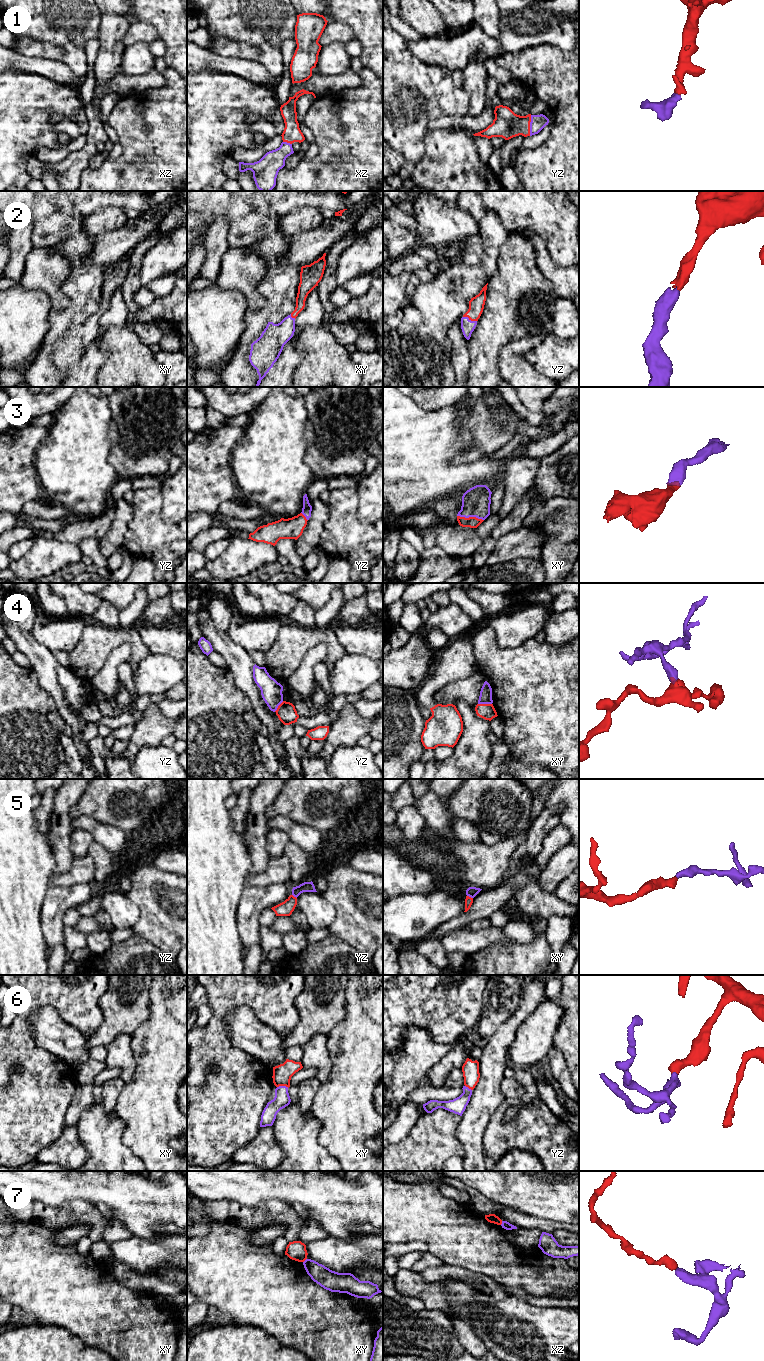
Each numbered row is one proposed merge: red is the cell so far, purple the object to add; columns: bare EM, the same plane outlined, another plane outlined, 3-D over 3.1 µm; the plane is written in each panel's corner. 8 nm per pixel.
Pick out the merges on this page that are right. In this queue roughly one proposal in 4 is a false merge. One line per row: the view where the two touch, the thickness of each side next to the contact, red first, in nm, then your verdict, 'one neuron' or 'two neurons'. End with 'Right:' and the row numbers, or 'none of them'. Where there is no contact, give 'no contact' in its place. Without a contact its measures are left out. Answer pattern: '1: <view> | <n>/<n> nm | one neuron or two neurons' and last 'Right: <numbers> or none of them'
1: yz | 220/120 nm | one neuron
2: yz | 130/110 nm | one neuron
3: xy | 90/220 nm | one neuron
4: xy | 130/100 nm | two neurons
5: xy | 60/80 nm | one neuron
6: xy | 150/130 nm | one neuron
7: xy | 160/160 nm | two neurons
Right: 1, 2, 3, 5, 6

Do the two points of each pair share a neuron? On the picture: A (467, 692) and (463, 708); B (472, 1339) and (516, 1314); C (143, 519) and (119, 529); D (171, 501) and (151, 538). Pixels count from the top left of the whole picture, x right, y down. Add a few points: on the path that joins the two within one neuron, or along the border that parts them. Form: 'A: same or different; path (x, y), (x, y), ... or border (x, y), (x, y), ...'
A: different; border (454, 704), (459, 700), (463, 700), (475, 705)
B: different; border (461, 1319), (474, 1328), (476, 1335), (490, 1350)
C: different; border (133, 503), (133, 515), (127, 525), (121, 548)
D: different; border (162, 494), (161, 517), (167, 522), (176, 524)

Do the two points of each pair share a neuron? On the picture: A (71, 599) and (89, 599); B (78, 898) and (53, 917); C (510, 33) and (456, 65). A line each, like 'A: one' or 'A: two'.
A: one
B: one
C: one

